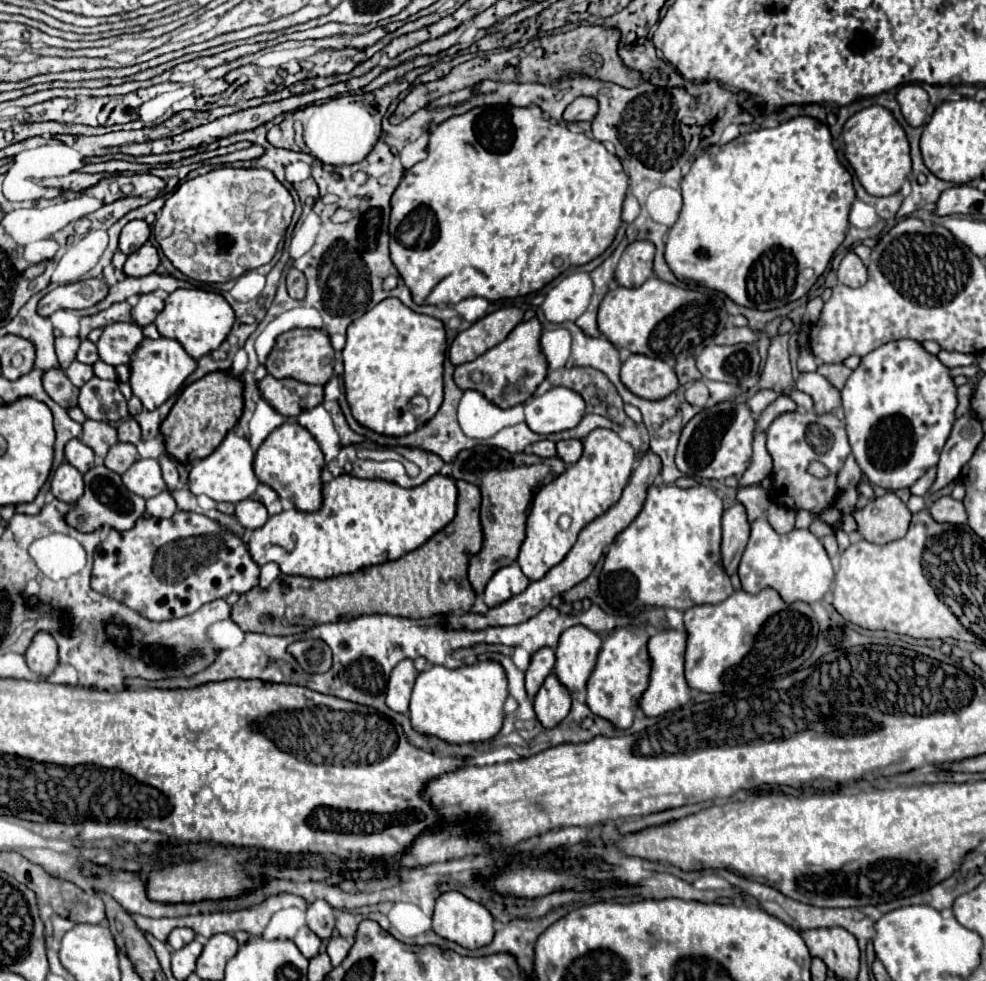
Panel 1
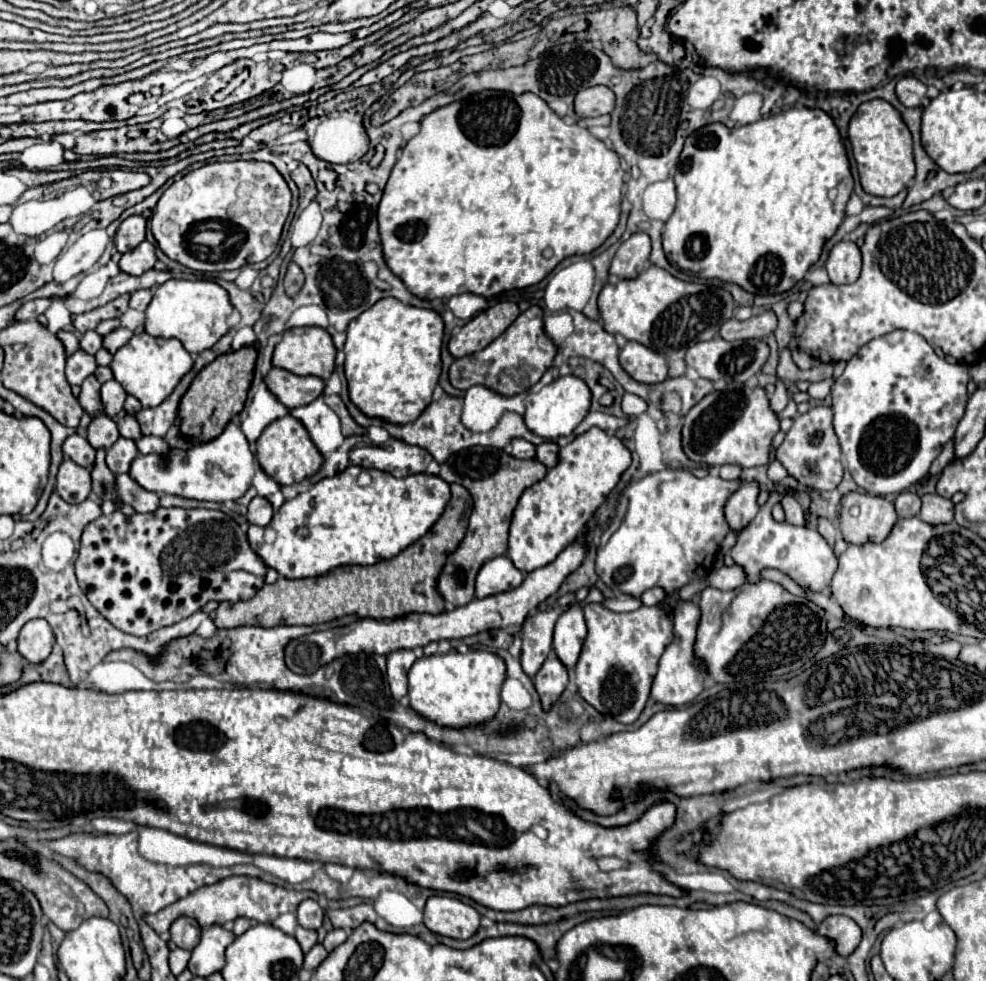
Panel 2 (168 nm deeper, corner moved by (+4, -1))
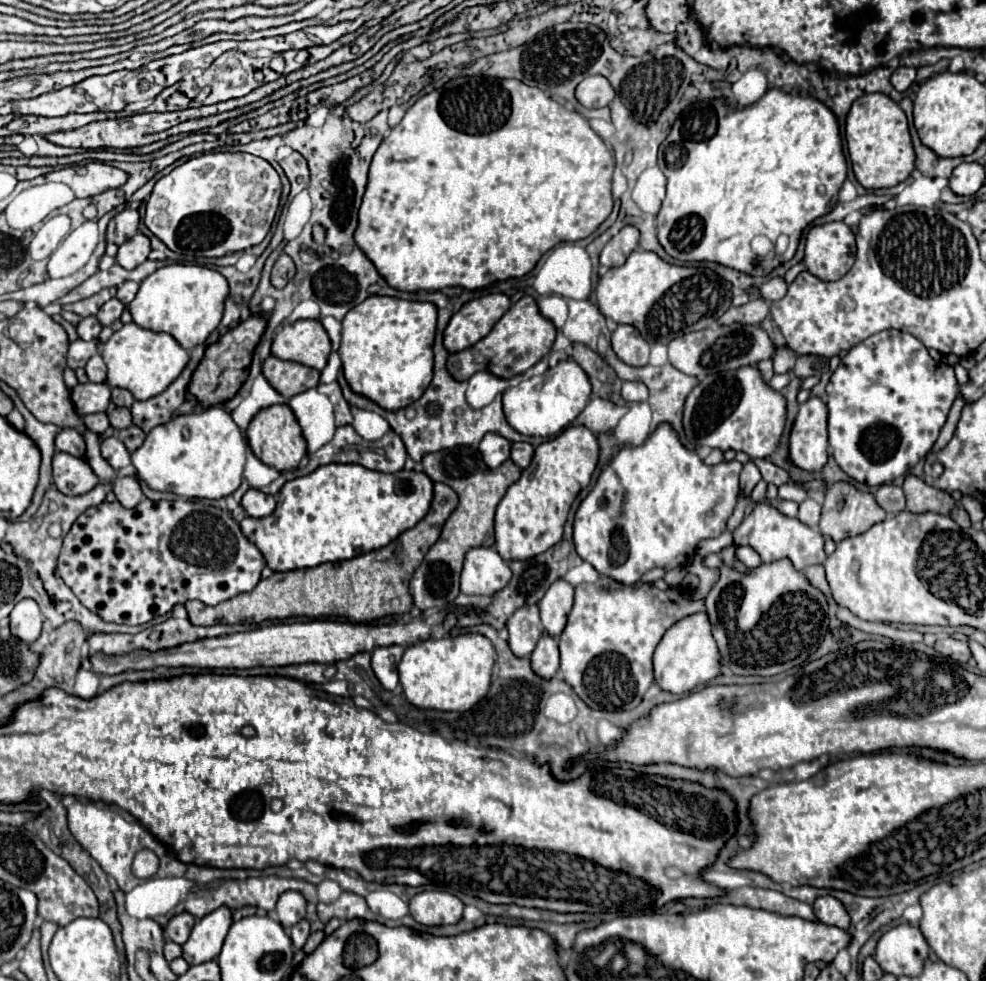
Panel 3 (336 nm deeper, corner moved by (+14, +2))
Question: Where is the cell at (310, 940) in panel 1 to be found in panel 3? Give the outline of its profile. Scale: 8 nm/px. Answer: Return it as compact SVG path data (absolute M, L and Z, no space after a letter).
M300 920L300 922L290 930L290 940L292 940L292 944L294 944L296 950L300 950L300 948L304 946L304 942L308 940L308 936L310 936L310 924L308 924L308 920Z

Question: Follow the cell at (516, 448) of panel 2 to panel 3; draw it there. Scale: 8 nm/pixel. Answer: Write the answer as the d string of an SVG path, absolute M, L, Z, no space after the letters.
M486 434L486 436L482 438L482 442L478 444L478 448L480 448L486 464L488 464L490 468L498 468L504 460L510 458L512 442L506 440L504 436L500 436L500 434Z

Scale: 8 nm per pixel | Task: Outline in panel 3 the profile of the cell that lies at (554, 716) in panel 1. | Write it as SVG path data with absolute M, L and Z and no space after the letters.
M542 636L530 656L530 664L536 676L550 680L558 668L560 668L560 654L558 654L558 642L550 636Z

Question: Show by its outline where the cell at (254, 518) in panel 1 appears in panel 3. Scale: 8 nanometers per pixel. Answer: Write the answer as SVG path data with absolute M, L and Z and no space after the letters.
M250 488L250 490L242 496L242 502L240 502L240 504L242 504L246 516L252 516L252 518L268 516L268 514L272 514L274 508L276 508L274 496L264 494L262 490L254 490L254 488Z

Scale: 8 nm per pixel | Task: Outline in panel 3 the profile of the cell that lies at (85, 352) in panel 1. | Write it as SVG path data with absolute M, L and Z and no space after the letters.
M88 316L88 318L82 318L80 324L76 326L76 332L82 340L96 340L98 334L100 334L102 326L98 324L98 320L94 316Z

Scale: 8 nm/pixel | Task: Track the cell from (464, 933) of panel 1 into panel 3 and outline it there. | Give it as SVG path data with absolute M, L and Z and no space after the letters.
M426 890L410 900L410 916L424 926L448 926L462 920L464 904L440 890Z

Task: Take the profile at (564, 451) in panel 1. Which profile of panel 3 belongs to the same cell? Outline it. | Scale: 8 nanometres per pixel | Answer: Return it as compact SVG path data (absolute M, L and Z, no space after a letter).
M514 442L512 444L512 456L510 456L520 468L528 468L528 464L534 458L534 446L528 442Z

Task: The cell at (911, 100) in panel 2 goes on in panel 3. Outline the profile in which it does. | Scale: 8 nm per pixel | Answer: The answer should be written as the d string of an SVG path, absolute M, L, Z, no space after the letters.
M904 66L904 68L898 68L898 70L892 74L890 82L892 82L892 86L894 86L898 92L906 92L906 90L912 86L914 78L916 78L916 70Z

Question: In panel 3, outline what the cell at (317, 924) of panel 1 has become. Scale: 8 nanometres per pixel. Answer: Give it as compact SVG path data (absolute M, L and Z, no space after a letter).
M284 892L276 904L278 922L284 928L292 928L306 916L306 898L300 892Z

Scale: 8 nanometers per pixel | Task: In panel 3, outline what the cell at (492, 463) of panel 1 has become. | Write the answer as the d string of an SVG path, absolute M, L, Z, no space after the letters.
M456 446L450 450L440 450L426 454L422 458L424 472L432 482L444 482L458 494L458 506L450 514L444 524L442 536L428 550L420 568L414 572L410 580L410 594L414 606L424 610L444 608L460 594L460 572L464 564L464 556L468 550L478 546L494 546L494 512L506 490L522 476L522 468L518 468L512 460L506 460L498 468L488 468L482 460L482 454L476 446Z

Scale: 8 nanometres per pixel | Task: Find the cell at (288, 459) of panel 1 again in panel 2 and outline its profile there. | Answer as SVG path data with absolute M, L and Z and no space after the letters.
M286 415L286 417L280 417L276 421L272 421L264 431L262 435L258 437L258 443L256 443L256 457L262 465L262 469L274 479L278 481L280 485L292 485L292 483L298 483L306 477L312 477L324 457L320 455L320 451L316 449L316 445L312 443L306 427L292 415Z

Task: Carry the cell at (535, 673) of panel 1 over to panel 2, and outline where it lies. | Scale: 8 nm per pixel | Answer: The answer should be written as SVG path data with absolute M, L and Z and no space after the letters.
M546 609L528 615L524 623L520 625L520 637L522 637L522 669L526 675L534 677L546 657L552 653L552 629L556 619L560 617L560 611Z

